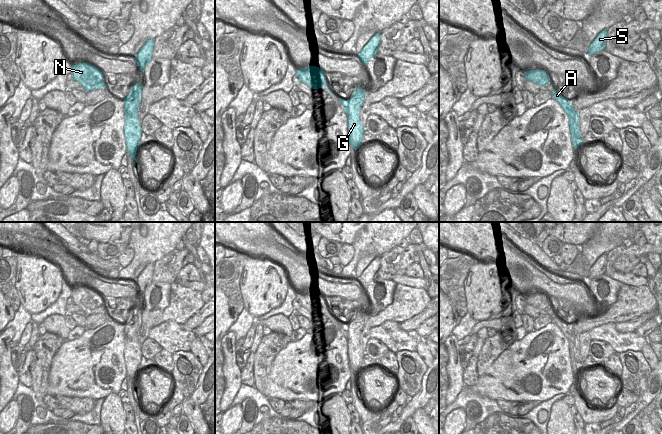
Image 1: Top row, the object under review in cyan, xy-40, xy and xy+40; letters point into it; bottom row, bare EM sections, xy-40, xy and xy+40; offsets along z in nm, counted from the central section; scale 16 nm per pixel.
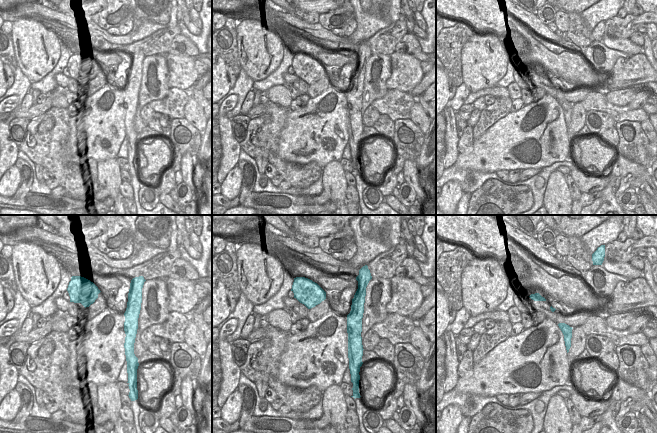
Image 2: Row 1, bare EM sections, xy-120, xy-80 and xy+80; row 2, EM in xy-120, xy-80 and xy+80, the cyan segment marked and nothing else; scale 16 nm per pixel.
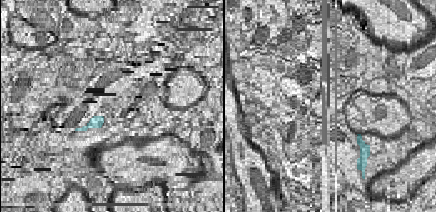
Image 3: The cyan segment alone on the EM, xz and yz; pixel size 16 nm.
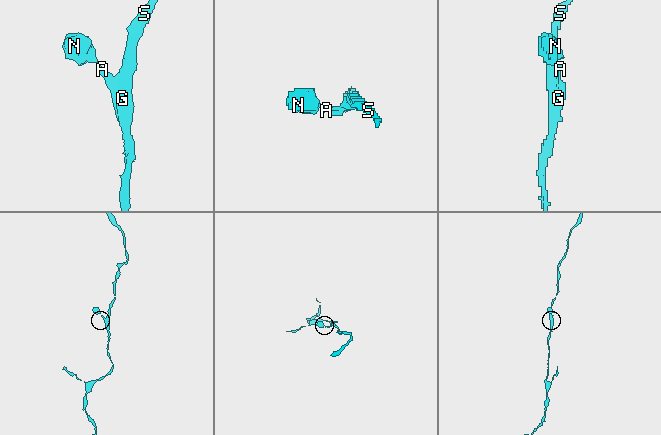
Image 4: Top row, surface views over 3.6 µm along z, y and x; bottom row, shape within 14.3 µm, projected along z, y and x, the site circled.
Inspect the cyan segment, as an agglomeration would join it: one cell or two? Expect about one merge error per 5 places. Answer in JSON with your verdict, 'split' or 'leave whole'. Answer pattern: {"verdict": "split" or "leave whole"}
{"verdict": "leave whole"}

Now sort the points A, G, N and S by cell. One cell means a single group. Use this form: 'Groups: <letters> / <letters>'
Groups: A G N S.

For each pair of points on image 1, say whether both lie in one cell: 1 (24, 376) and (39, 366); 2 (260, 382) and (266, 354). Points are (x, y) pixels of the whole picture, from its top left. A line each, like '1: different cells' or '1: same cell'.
1: same cell
2: same cell

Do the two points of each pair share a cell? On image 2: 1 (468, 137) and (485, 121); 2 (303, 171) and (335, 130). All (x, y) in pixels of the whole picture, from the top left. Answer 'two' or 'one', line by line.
1: one
2: two

